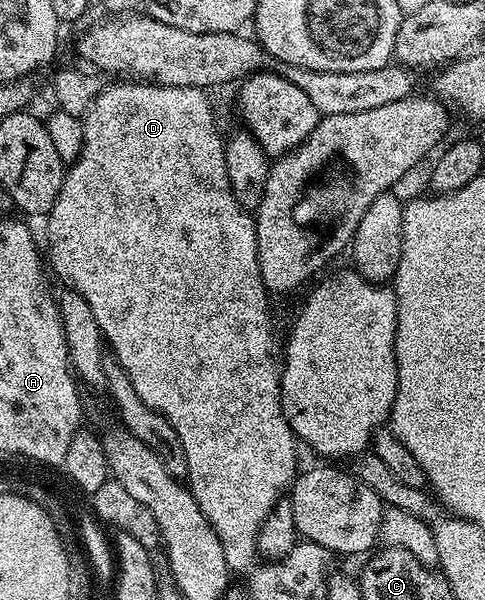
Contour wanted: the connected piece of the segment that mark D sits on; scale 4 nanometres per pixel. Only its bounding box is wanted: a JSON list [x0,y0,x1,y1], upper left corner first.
[45,83,300,575]

